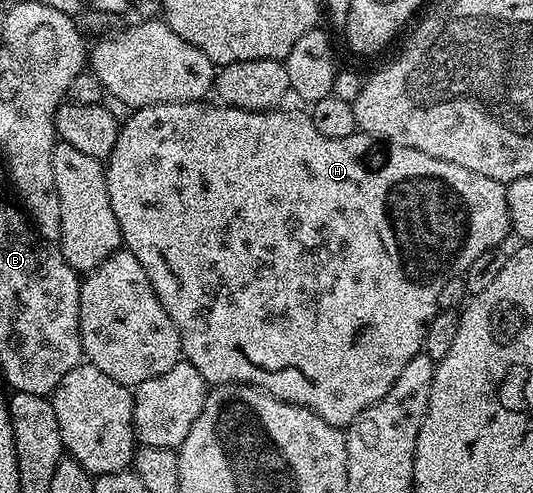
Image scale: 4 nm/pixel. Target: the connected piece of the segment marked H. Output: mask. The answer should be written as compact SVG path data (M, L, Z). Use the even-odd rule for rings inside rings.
M200 100L168 103L167 105L143 105L135 108L131 112L134 114L127 121L123 120L121 122L116 147L112 147L104 168L106 170L106 182L108 183L108 199L112 203L116 223L120 223L122 244L129 249L132 255L136 255L136 259L140 259L140 267L144 267L160 303L168 311L172 323L176 323L178 334L182 340L183 358L190 361L192 367L196 367L196 371L200 371L200 375L206 381L207 386L247 384L247 361L248 364L255 365L256 368L263 369L266 372L266 377L253 378L252 384L256 387L276 395L276 399L287 401L293 405L302 405L304 408L312 410L316 415L320 415L320 419L324 419L324 423L349 427L358 418L360 411L372 407L372 403L376 403L380 399L384 399L384 395L388 395L392 383L396 383L400 370L406 366L408 359L412 359L418 353L423 352L422 344L424 343L426 328L434 314L439 312L438 296L440 295L440 287L444 287L444 283L448 283L453 277L465 275L468 267L472 267L472 259L484 255L484 251L499 248L503 244L501 241L506 236L511 236L508 199L506 198L507 186L496 179L488 179L488 175L476 175L476 171L468 171L468 167L456 167L456 163L448 163L444 159L436 159L432 155L424 155L424 151L412 151L412 147L400 147L391 141L381 141L378 137L373 137L361 131L348 135L348 139L328 139L326 136L320 135L320 131L316 131L316 123L312 123L310 114L306 111L302 111L302 113L278 113L282 111L249 113L243 109L234 109L230 105L221 103L206 104L205 100Z

